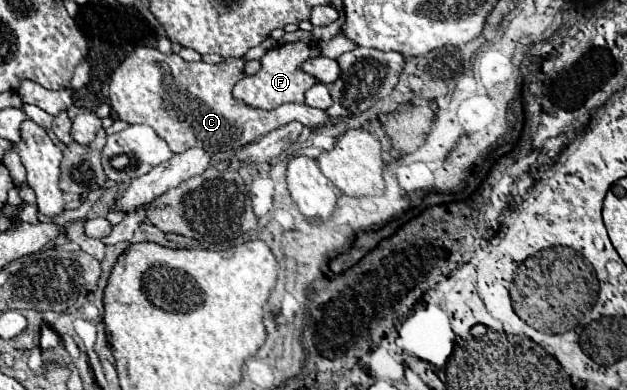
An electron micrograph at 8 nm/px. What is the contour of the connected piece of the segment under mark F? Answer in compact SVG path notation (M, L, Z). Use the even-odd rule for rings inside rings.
M295 41L295 43L285 43L275 49L269 49L261 57L261 69L255 75L247 75L237 81L237 85L233 87L233 97L245 105L251 105L255 109L265 109L265 111L271 111L283 103L303 103L305 101L303 93L311 85L321 81L317 77L311 77L309 73L303 73L299 67L301 63L319 55L321 51L315 41Z

